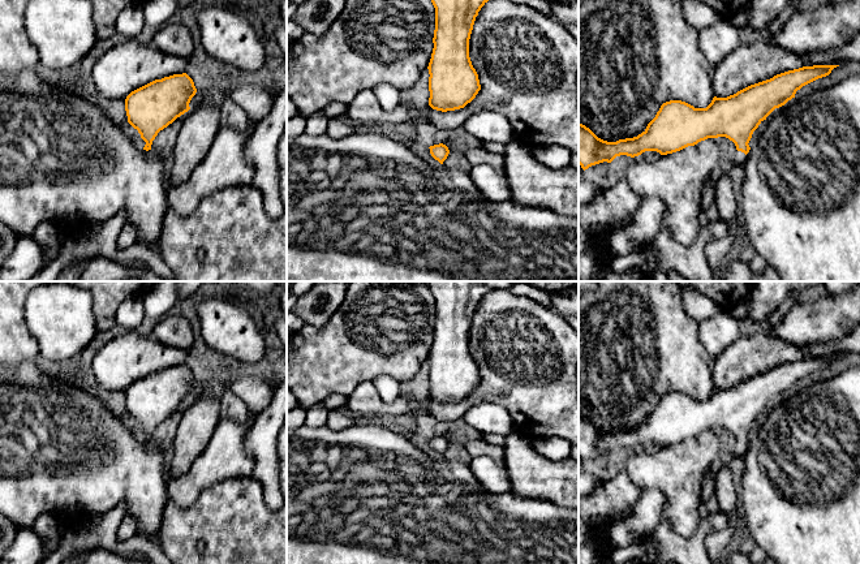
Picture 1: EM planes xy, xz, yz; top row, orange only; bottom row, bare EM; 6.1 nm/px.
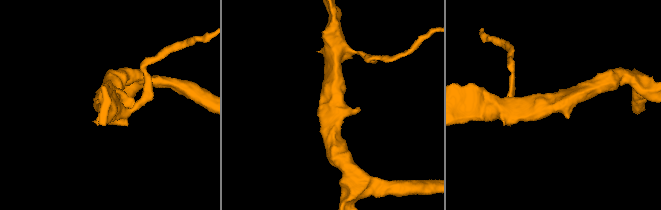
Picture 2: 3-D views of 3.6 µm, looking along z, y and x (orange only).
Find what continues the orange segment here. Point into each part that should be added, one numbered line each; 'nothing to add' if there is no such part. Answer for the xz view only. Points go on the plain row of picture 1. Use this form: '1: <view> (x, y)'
nothing to add

